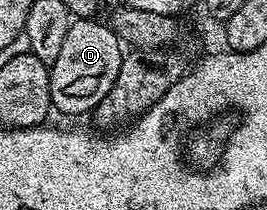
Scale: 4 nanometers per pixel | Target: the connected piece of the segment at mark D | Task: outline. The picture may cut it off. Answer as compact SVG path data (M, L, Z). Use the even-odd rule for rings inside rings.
M75 19L69 27L69 35L65 35L65 44L57 55L55 62L49 67L51 74L51 103L56 110L63 113L90 114L109 95L113 83L117 79L117 71L121 71L124 46L121 38L111 30L110 24L99 22L99 19Z

